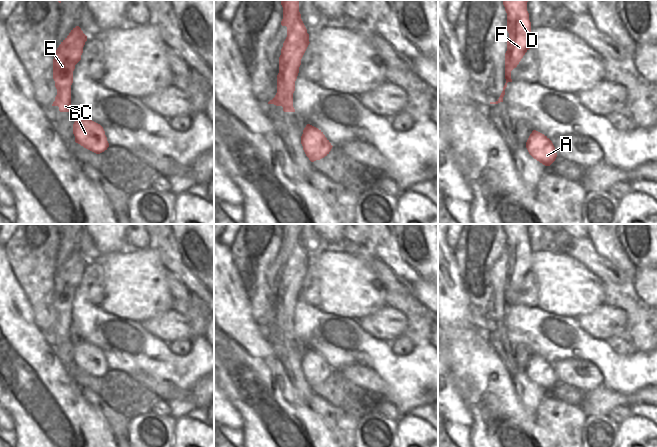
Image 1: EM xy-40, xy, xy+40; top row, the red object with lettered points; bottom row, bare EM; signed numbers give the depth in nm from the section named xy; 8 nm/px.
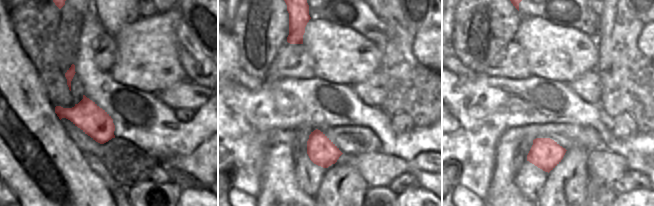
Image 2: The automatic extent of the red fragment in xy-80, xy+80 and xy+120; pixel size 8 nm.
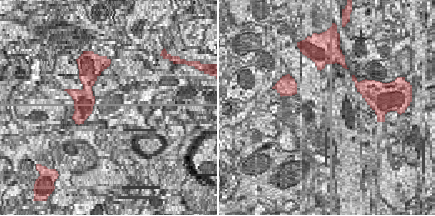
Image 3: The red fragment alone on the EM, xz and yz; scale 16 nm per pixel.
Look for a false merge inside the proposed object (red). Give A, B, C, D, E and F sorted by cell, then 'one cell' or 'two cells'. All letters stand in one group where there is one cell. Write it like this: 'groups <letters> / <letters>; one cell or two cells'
groups A B / C D E F; two cells

